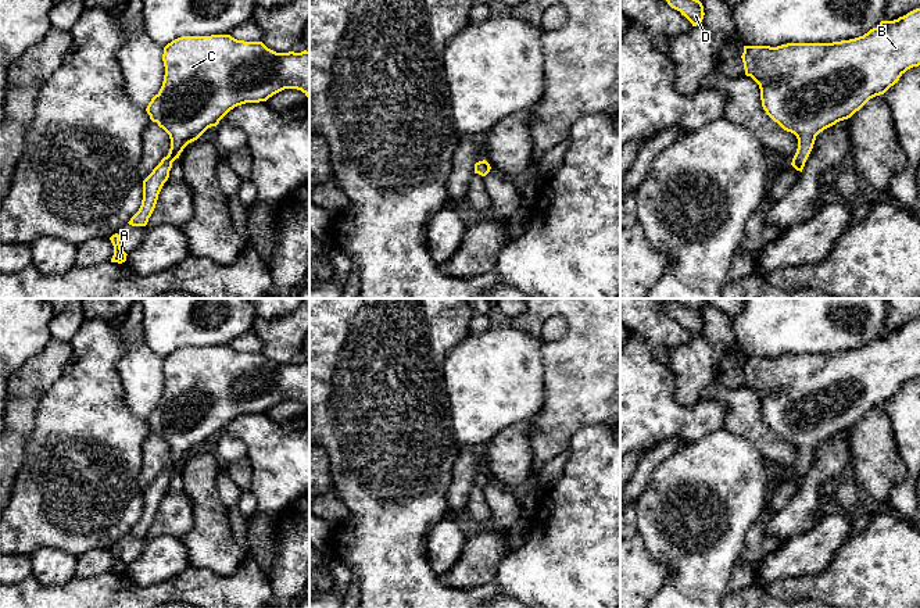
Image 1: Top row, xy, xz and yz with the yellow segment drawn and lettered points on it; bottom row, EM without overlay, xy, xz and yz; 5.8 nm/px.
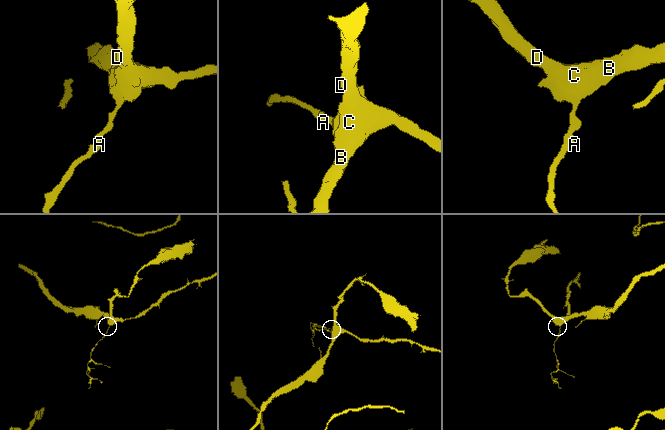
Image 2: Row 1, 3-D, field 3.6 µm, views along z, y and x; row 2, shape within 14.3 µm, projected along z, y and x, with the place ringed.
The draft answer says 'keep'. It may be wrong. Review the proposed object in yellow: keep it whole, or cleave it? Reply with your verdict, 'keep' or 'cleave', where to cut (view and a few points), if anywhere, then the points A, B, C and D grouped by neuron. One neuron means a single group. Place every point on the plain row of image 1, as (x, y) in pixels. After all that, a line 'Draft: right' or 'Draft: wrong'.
keep; no cut; A B C D
Draft: right

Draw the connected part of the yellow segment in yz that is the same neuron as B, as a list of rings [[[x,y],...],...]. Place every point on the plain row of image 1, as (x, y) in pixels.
[[[920,319],[894,332],[881,332],[877,339],[855,350],[833,354],[787,354],[777,358],[744,357],[741,369],[745,386],[759,396],[766,425],[784,441],[797,447],[798,459],[791,476],[802,483],[820,443],[851,429],[870,409],[884,405],[908,380],[920,376]]]

